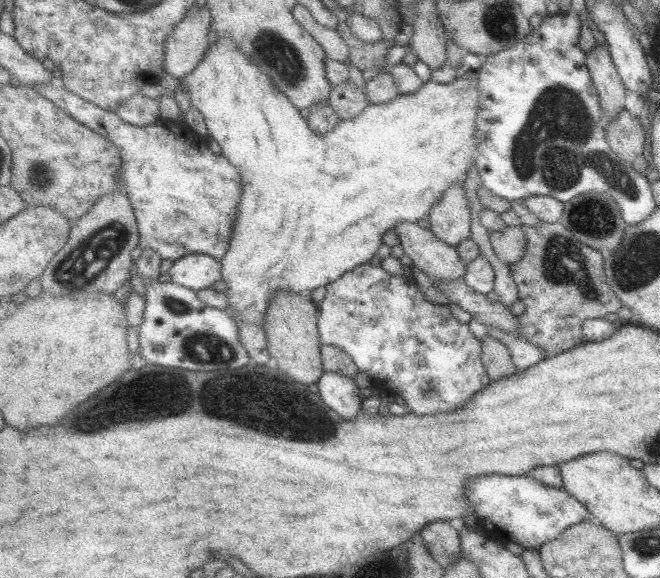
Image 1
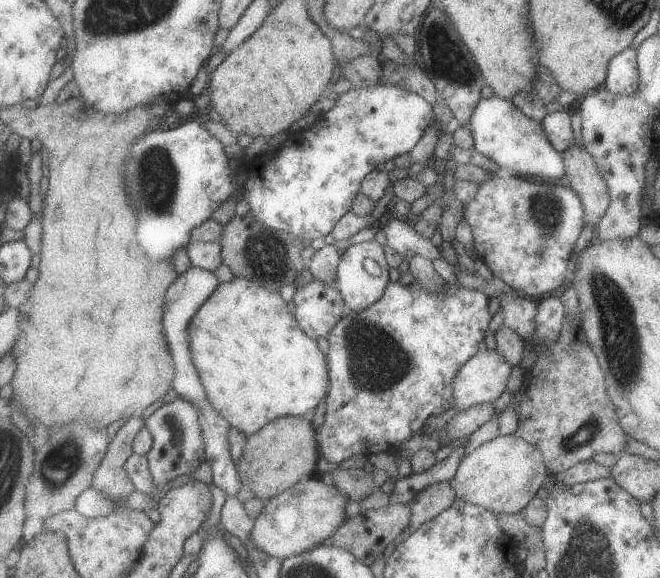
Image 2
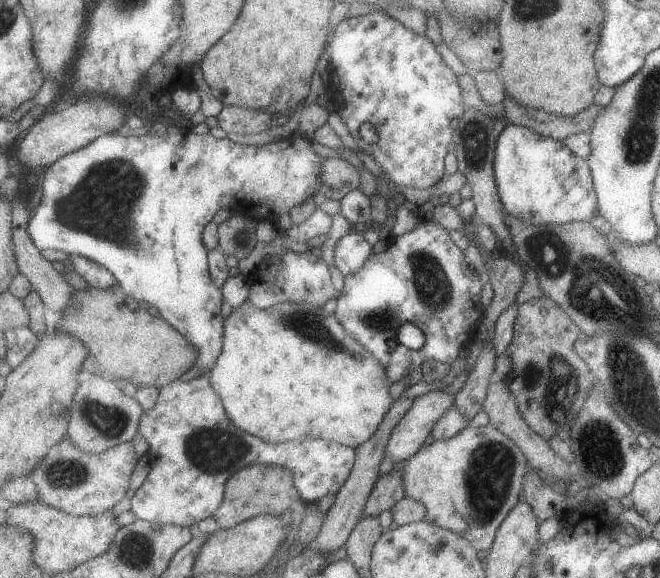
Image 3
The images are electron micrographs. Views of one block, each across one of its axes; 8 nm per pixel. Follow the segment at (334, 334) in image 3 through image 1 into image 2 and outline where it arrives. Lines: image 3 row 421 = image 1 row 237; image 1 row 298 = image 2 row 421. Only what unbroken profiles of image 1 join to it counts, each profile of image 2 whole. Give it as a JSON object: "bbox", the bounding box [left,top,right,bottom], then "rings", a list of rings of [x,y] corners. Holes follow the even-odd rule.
{"bbox":[189,277,331,436],"rings":[[[234,277],[232,281],[219,283],[217,290],[191,319],[189,334],[193,362],[211,404],[232,427],[248,436],[279,417],[311,415],[328,395],[331,386],[329,362],[319,350],[317,340],[301,328],[279,291],[270,291],[253,279]]]}

